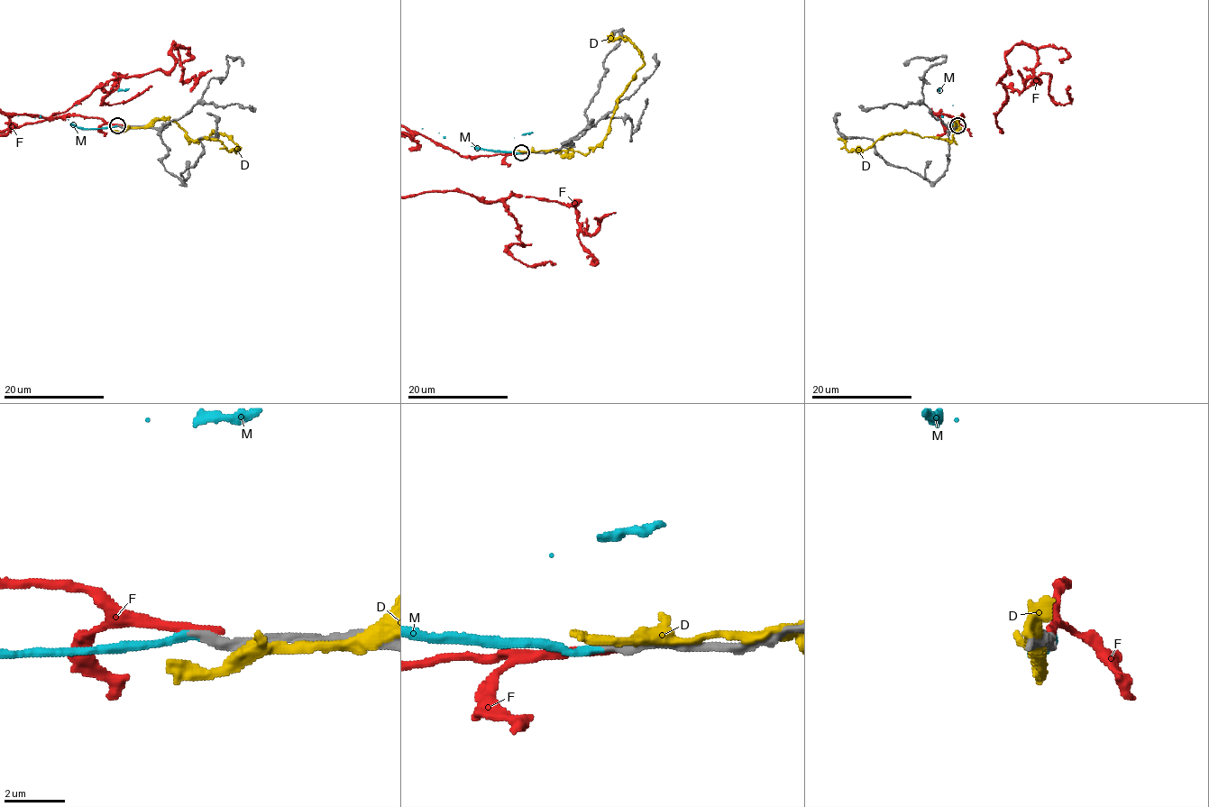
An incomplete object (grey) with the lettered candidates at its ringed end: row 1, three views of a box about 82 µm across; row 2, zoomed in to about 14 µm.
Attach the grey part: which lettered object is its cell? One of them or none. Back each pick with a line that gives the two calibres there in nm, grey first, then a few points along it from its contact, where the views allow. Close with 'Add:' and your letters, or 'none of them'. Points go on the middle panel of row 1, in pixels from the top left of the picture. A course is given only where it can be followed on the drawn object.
M: Thickness 280 nm (grey) against 260 nm
Add: M

